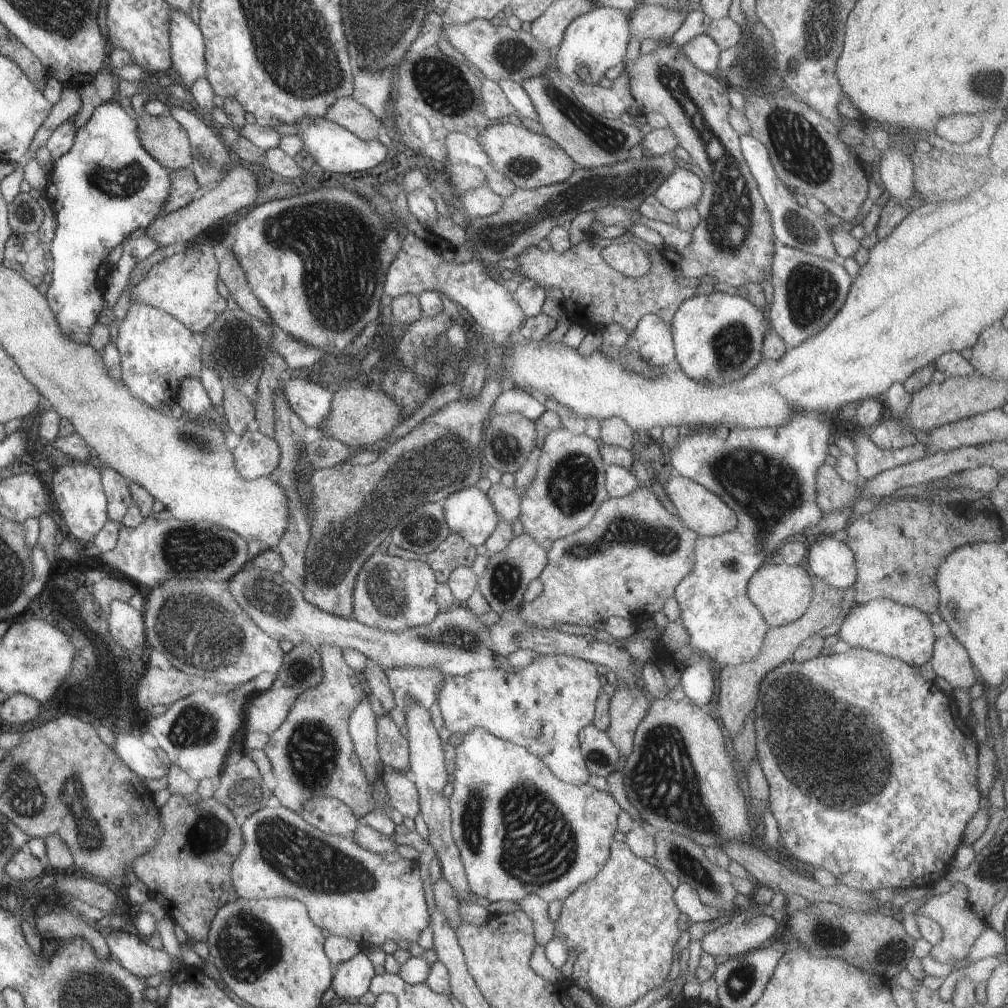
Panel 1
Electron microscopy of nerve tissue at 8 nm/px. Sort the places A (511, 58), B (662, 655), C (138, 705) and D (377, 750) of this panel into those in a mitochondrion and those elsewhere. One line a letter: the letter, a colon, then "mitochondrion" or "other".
A: mitochondrion
B: other
C: other
D: other

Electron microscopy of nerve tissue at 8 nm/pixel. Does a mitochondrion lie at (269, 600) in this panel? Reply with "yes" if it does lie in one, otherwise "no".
yes

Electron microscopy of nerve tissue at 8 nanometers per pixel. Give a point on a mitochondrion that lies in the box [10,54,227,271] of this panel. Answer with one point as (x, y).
(123, 183)

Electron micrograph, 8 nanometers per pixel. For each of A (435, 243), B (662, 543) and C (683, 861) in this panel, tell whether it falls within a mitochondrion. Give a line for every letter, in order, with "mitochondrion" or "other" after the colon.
A: other
B: mitochondrion
C: mitochondrion

